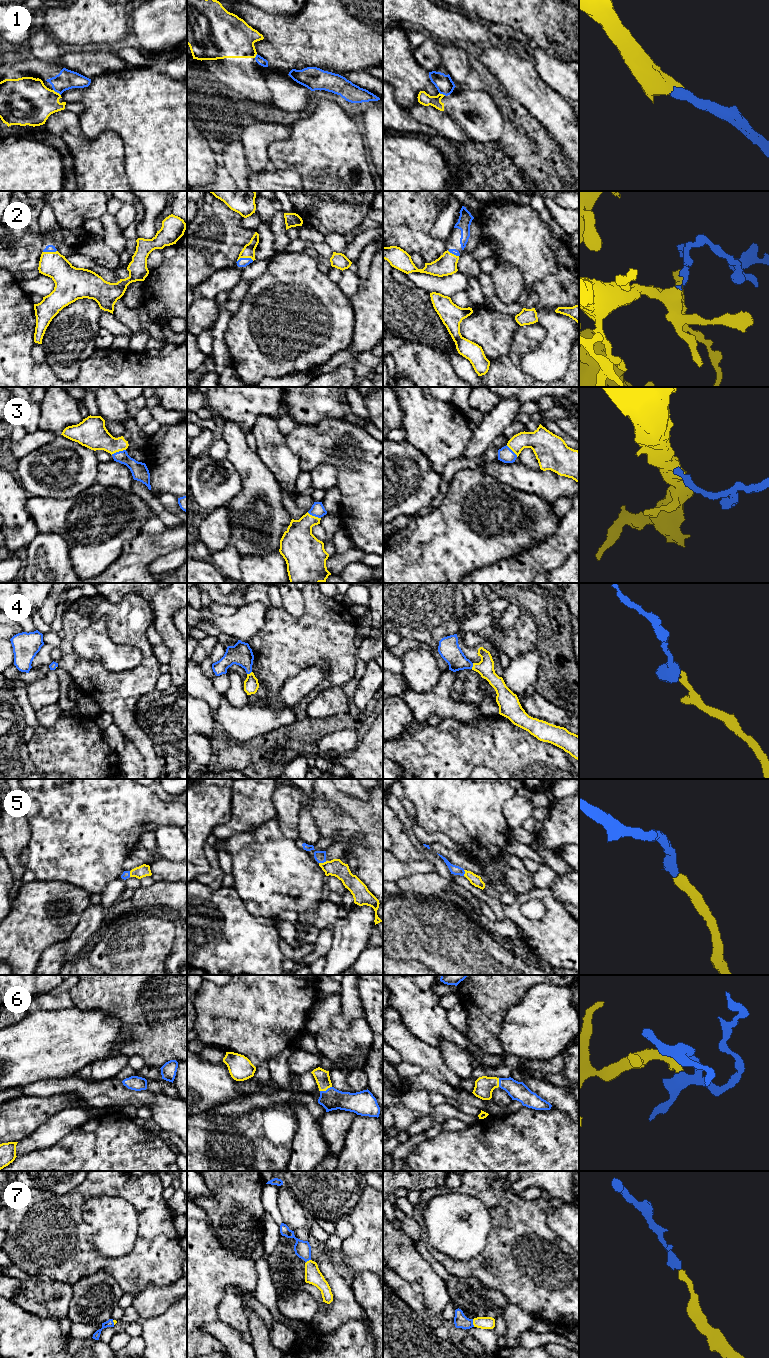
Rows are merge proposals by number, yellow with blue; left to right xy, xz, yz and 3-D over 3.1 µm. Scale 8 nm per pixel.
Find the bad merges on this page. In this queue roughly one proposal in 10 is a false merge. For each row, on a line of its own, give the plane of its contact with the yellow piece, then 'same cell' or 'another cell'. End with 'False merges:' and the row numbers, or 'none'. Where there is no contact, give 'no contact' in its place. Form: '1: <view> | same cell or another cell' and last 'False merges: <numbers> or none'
1: xy | another cell
2: xz | same cell
3: xy | same cell
4: yz | same cell
5: xz | same cell
6: xz | same cell
7: yz | same cell
False merges: 1

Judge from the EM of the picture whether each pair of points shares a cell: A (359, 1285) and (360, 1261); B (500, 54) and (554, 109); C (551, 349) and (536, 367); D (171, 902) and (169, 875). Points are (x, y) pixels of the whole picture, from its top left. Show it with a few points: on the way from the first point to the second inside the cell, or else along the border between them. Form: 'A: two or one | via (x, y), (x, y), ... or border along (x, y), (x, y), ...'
A: two | border along (372, 1272), (362, 1272), (350, 1278)
B: one | via (513, 68), (540, 95)
C: one | via (550, 353), (540, 363)
D: two | border along (162, 879), (168, 882), (176, 882)

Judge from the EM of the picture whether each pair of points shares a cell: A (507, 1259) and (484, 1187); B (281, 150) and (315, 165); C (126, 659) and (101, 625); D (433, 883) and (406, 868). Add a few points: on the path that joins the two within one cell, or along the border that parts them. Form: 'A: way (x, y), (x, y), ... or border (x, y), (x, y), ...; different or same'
A: way (507, 1241), (507, 1210), (502, 1205); same
B: way (289, 152), (302, 152), (307, 157); same
C: way (117, 654), (101, 638), (101, 634); same
D: border (435, 871), (404, 876), (396, 882); different

